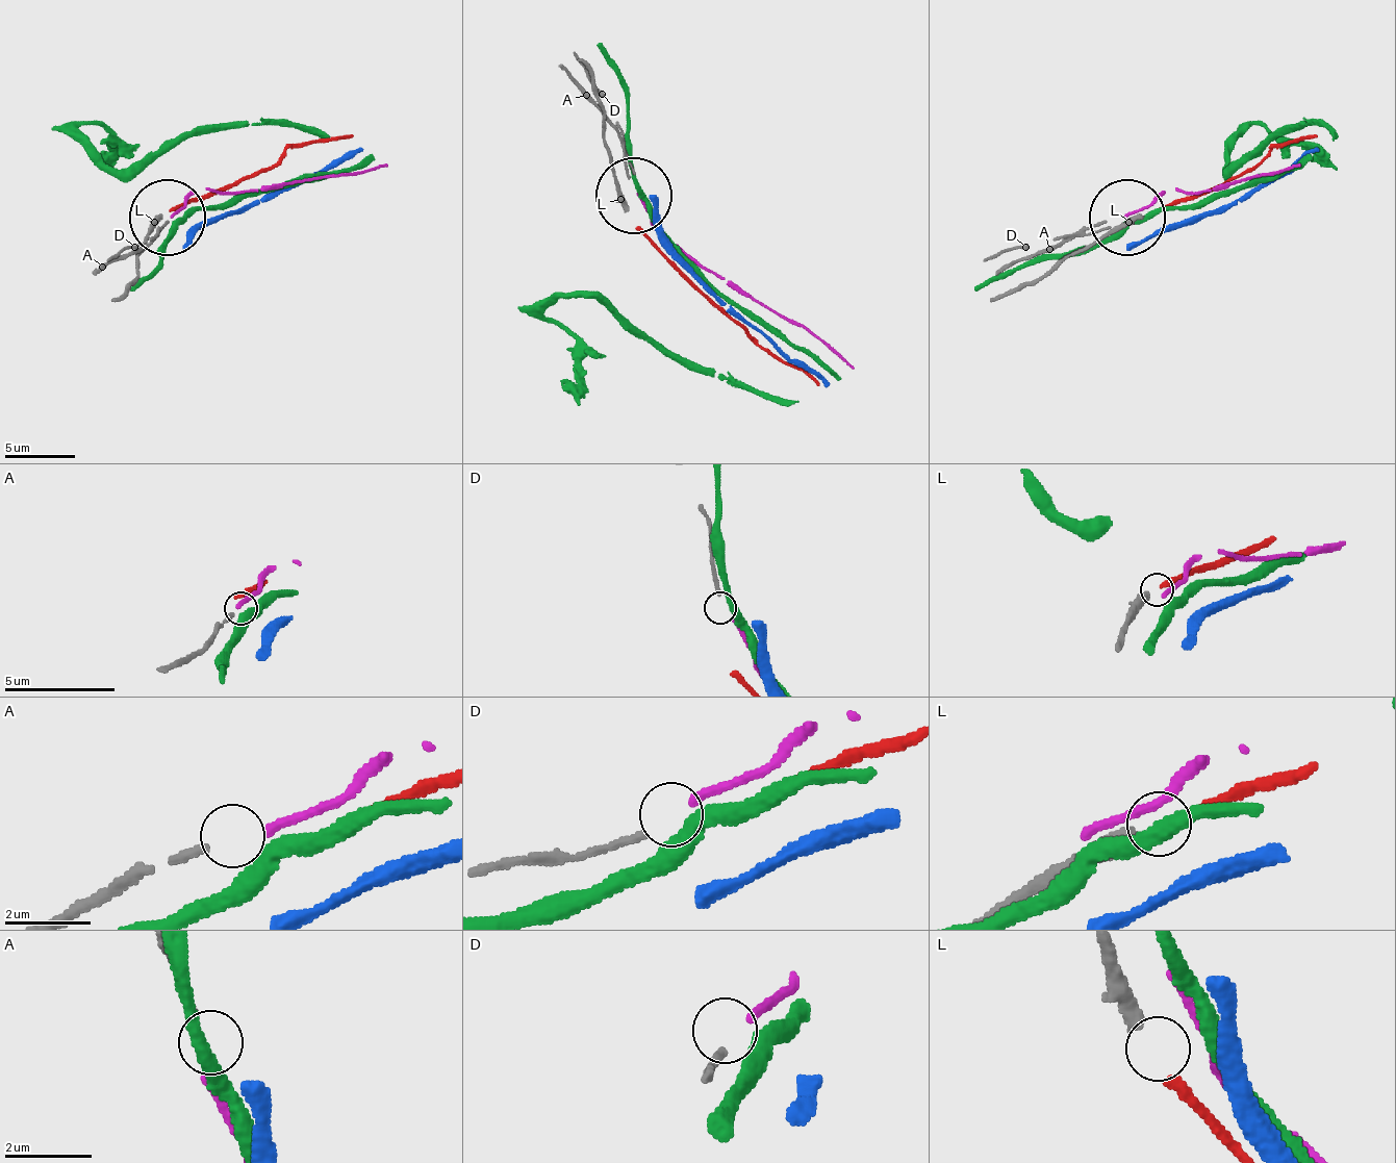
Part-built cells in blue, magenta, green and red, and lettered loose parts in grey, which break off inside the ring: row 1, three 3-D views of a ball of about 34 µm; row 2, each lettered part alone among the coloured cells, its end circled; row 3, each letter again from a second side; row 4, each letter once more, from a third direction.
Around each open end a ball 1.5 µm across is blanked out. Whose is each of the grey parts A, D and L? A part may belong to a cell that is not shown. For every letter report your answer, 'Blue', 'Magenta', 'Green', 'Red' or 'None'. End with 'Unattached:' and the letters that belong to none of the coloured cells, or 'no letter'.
A: None
D: Magenta
L: Red
Unattached: A

